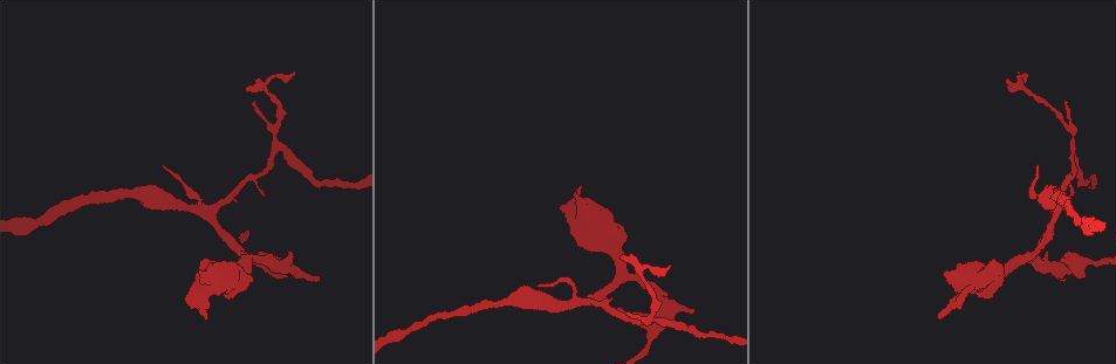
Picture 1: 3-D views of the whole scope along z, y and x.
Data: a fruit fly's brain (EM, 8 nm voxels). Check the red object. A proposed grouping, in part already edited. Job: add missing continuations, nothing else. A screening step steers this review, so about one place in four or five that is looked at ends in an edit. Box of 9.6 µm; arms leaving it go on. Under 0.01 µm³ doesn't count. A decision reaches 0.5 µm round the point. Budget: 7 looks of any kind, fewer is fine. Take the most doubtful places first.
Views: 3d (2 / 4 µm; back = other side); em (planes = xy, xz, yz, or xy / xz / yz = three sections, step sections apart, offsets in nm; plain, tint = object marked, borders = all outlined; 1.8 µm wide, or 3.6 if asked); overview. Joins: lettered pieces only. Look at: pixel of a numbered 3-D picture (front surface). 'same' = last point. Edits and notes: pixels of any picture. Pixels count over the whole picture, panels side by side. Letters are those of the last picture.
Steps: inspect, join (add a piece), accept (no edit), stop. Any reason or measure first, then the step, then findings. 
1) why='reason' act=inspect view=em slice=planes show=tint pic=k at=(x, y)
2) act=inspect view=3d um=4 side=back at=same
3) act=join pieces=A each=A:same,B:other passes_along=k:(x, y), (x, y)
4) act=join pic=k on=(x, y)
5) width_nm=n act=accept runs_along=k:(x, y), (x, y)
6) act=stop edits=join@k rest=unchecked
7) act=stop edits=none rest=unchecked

why='an open end' act=inspect view=em slice=xz step=8 show=plain pic=1 at=(694, 310)

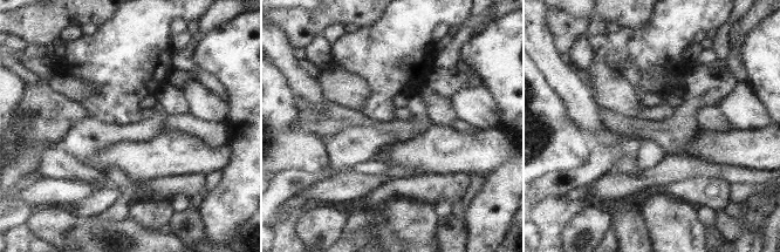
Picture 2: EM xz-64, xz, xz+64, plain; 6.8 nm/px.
why='see the neighbours' act=inspect view=em slice=xz step=8 show=borders at=same

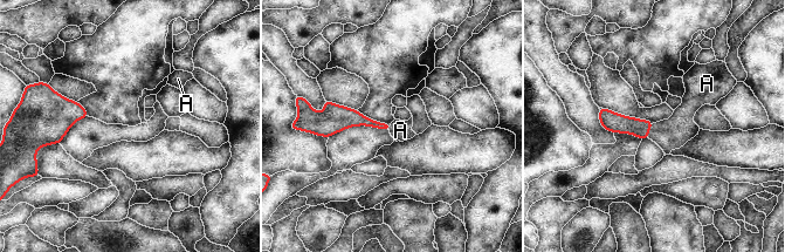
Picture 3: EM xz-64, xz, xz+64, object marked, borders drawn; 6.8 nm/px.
act=join pieces=A each=A:same passes_along=3:(614, 122), (649, 129), (674, 133) found='it goes on there'

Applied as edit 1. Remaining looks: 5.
why='abrupt turn' act=inspect view=em slice=xy step=16 show=tint pic=1 at=(1024, 90)

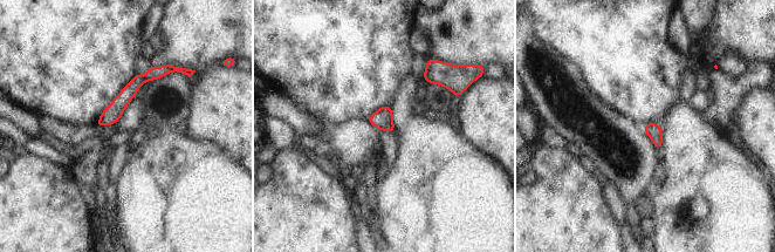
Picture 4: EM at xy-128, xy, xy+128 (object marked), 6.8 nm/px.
why='cut it another way' act=inspect view=em slice=planes show=borders at=same

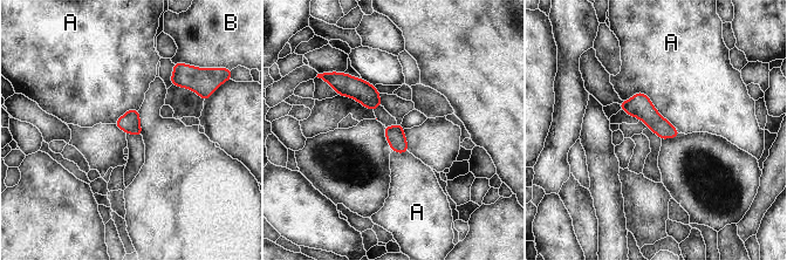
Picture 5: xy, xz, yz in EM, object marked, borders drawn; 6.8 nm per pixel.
act=accept each=A:other,B:other border=5:(623, 100), (643, 93), (679, 132) found='none of them fits'

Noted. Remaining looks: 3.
act=stop edits=join@3 rest=unchecked

